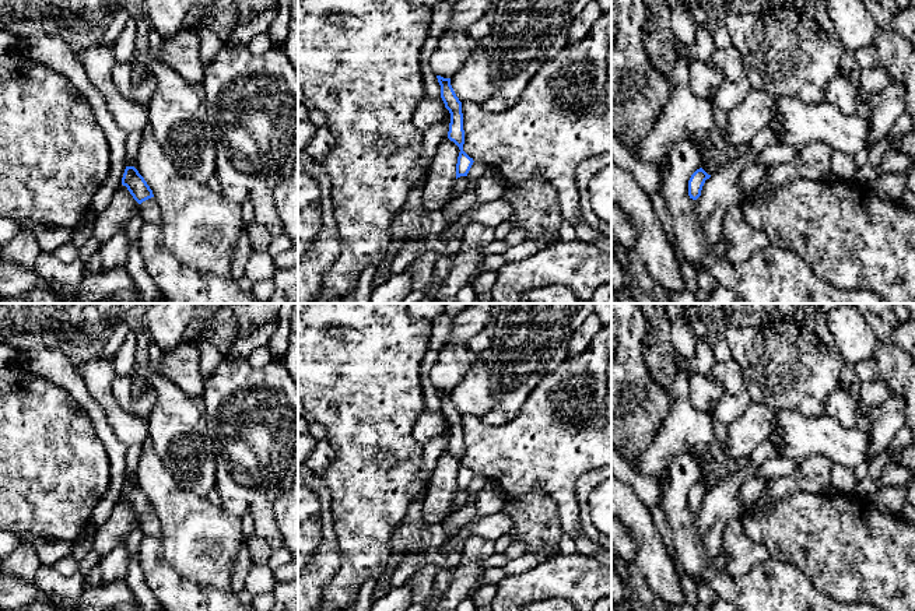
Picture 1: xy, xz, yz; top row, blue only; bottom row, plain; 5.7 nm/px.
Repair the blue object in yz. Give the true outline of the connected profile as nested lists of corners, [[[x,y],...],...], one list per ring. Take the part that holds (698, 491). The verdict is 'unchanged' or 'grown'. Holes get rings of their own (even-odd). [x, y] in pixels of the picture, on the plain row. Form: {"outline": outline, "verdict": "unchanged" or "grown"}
{"outline": [[[702,481],[697,482],[690,494],[688,494],[688,509],[693,513],[697,513],[701,509],[702,499],[707,492],[709,492],[711,488],[708,488]]], "verdict": "unchanged"}

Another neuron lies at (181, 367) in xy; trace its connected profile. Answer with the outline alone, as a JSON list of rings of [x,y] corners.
[[[189,340],[173,351],[162,354],[162,359],[152,366],[161,379],[169,380],[189,397],[200,397],[204,391],[204,378],[200,368],[200,351]]]

